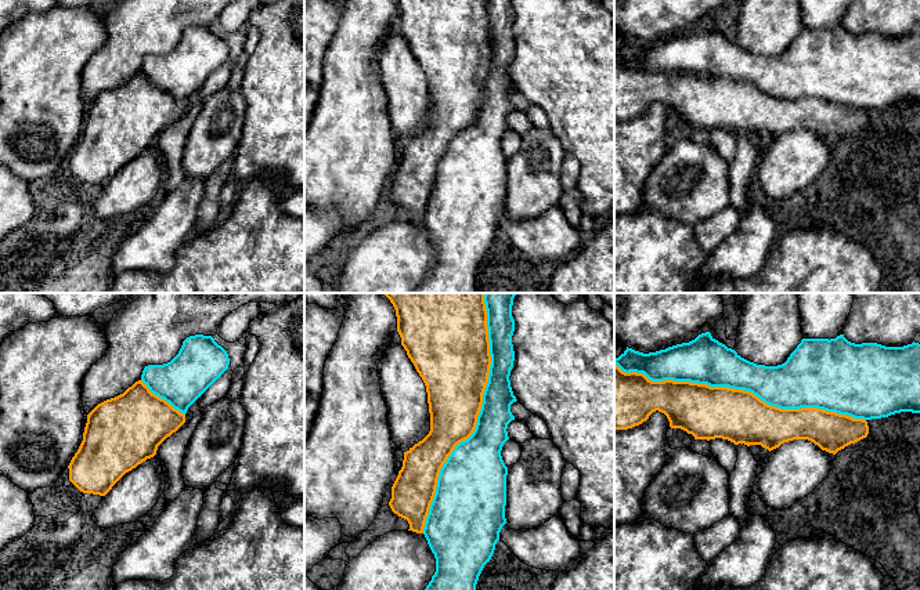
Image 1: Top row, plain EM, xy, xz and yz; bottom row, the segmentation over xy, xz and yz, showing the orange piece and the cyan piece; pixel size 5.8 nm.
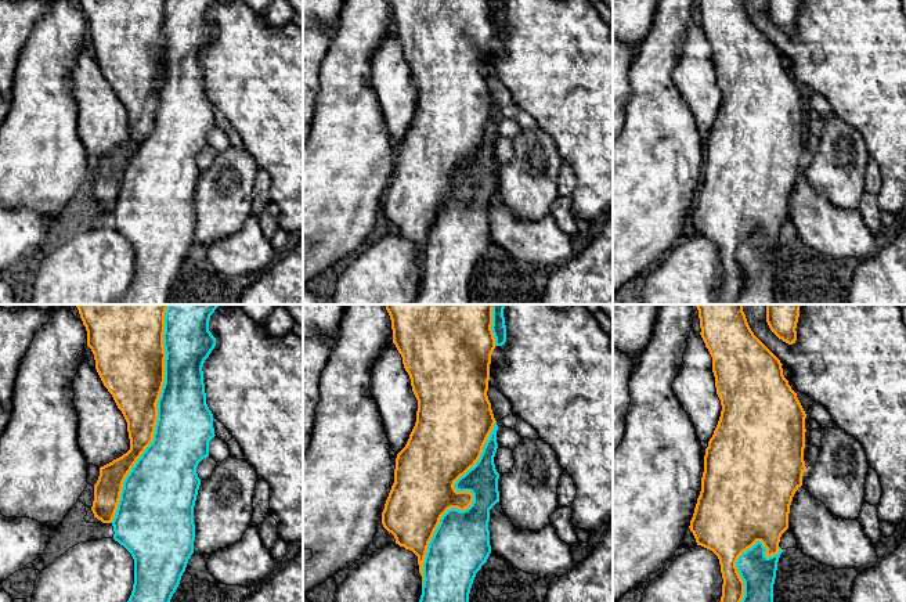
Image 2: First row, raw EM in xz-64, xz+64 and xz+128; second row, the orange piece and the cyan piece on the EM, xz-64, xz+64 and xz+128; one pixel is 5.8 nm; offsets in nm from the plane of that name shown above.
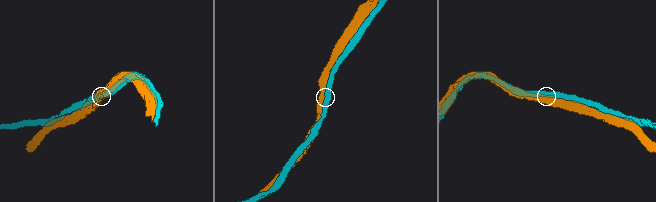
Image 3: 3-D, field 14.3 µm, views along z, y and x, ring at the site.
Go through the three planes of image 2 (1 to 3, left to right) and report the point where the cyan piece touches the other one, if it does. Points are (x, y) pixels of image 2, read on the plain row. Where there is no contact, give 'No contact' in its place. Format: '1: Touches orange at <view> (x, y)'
1: Touches orange at xz-64 (156, 107)
2: Touches orange at xz+64 (468, 197)
3: Touches orange at xz+128 (737, 248)

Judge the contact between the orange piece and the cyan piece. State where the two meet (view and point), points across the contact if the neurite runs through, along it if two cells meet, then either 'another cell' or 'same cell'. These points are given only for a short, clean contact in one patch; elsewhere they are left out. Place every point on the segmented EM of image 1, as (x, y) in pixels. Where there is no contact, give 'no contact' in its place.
contact yz (740, 390); same cell

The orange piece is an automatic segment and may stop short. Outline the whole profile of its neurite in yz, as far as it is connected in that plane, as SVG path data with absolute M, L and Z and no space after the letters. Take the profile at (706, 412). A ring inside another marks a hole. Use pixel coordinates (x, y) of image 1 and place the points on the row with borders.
M710 332L689 343L643 354L628 348L614 359L614 430L642 424L653 412L667 416L671 428L681 428L694 439L722 438L735 445L761 445L769 452L794 439L808 439L836 455L869 434L867 421L901 412L920 413L920 344L885 347L855 344L844 334L836 339L802 339L787 361L778 366L757 365L715 340Z

